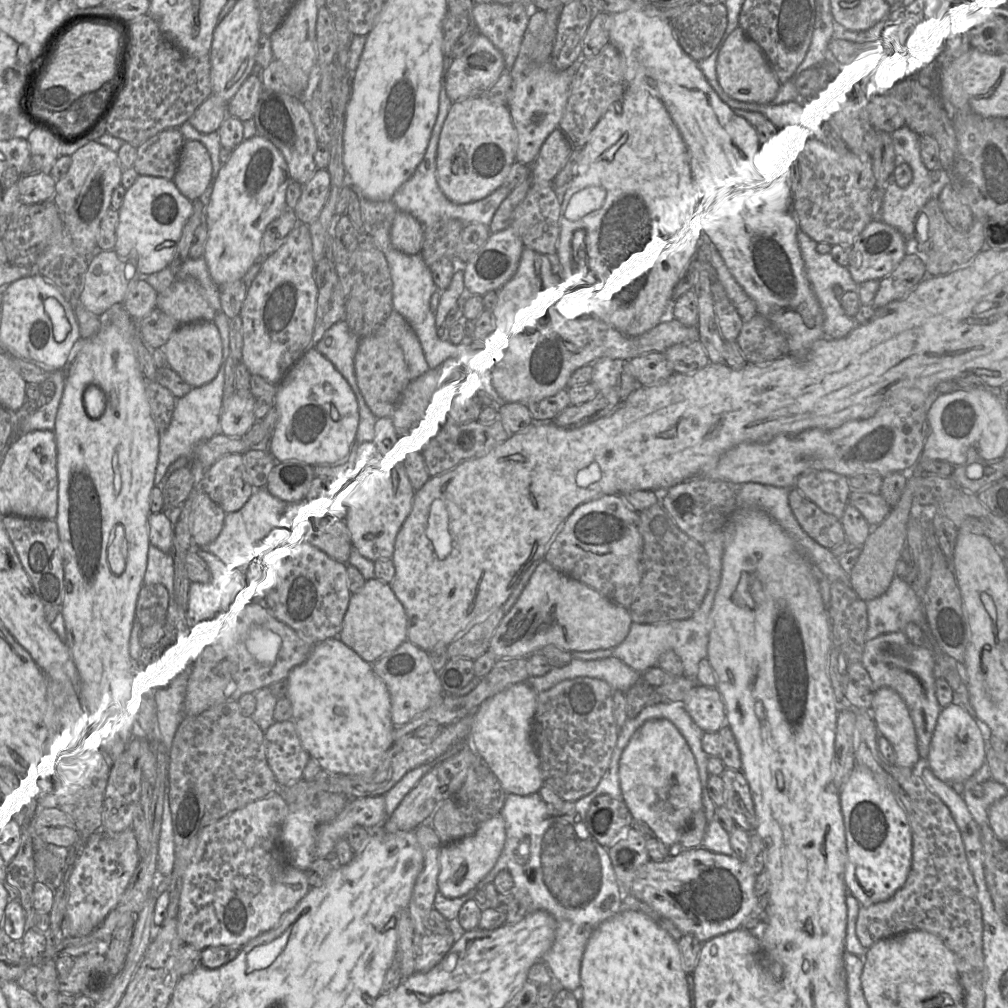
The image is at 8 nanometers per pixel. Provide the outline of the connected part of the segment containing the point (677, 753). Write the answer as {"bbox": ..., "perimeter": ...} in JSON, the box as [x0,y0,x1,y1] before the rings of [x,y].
{"bbox":[619,719,703,847],"perimeter":[[[667,719],[650,720],[633,734],[619,761],[619,781],[623,801],[634,820],[646,823],[655,836],[668,847],[678,847],[682,833],[694,815],[702,810],[703,787],[695,757],[672,722]]]}

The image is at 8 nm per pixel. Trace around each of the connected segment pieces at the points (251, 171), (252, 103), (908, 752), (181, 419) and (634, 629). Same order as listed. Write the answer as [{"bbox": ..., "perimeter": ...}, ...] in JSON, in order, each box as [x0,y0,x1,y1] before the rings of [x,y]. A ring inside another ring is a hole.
[{"bbox":[203,134,290,286],"perimeter":[[[257,134],[250,139],[244,139],[232,150],[230,159],[218,172],[206,207],[208,239],[203,257],[211,278],[218,286],[243,279],[250,267],[260,258],[261,239],[266,227],[287,208],[285,197],[290,181],[283,155],[268,139]]]},{"bbox":[228,68,264,121],"perimeter":[[[259,68],[251,74],[229,101],[228,116],[246,121],[253,119],[254,111],[264,87],[259,76]]]},{"bbox":[870,688,920,770],"perimeter":[[[892,688],[878,689],[870,712],[877,725],[880,736],[885,737],[894,748],[896,754],[895,765],[912,770],[918,763],[920,756],[917,748],[915,727],[902,697]]]},{"bbox":[154,312,229,489],"perimeter":[[[217,312],[213,322],[217,326],[223,347],[223,357],[220,369],[216,377],[209,383],[192,388],[183,397],[176,400],[171,422],[168,428],[160,434],[158,463],[155,471],[154,485],[164,489],[162,478],[165,476],[169,466],[180,457],[192,456],[195,447],[220,433],[220,412],[224,397],[224,372],[226,359],[229,356],[229,318],[222,312]]]},{"bbox":[613,533,724,680],"perimeter":[[[714,533],[703,547],[708,557],[709,584],[700,608],[687,620],[658,622],[654,624],[632,623],[629,633],[624,641],[613,649],[613,656],[620,659],[638,673],[658,667],[660,657],[667,650],[673,650],[681,659],[684,666],[684,676],[695,680],[699,663],[708,656],[708,643],[710,634],[710,616],[714,599],[720,584],[722,572],[722,559],[724,554],[724,533]]]}]

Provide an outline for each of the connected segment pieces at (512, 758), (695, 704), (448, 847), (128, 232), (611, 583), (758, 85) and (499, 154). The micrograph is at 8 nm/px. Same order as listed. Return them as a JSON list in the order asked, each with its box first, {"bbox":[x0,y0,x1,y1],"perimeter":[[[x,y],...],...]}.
[{"bbox":[466,683,543,796],"perimeter":[[[526,683],[514,684],[482,703],[473,713],[473,723],[466,740],[500,781],[508,793],[527,796],[538,793],[543,784],[540,762],[532,740],[532,724],[538,693]]]},{"bbox":[682,685,728,733],"perimeter":[[[697,685],[688,693],[682,705],[704,733],[717,733],[728,726],[726,705],[717,688]]]},{"bbox":[438,814,506,898],"perimeter":[[[498,814],[483,822],[474,834],[443,844],[439,853],[438,891],[447,898],[457,898],[471,891],[494,867],[506,840],[506,824]]]},{"bbox":[113,175,192,275],"perimeter":[[[138,175],[134,184],[126,189],[122,205],[118,210],[119,222],[113,250],[124,262],[134,263],[139,275],[161,271],[171,263],[181,237],[182,229],[192,213],[192,201],[178,190],[172,180],[162,177]]]},{"bbox":[544,494,642,611],"perimeter":[[[609,494],[580,504],[571,512],[551,541],[544,560],[561,573],[595,589],[629,611],[630,603],[634,603],[639,595],[642,549],[639,513],[625,503],[621,494]]]},{"bbox":[716,27,780,105],"perimeter":[[[740,27],[729,35],[722,47],[716,72],[722,89],[740,102],[768,105],[774,101],[780,89],[780,83],[762,49]]]},{"bbox":[436,97,517,204],"perimeter":[[[473,97],[454,102],[439,136],[436,155],[436,179],[447,199],[455,204],[479,201],[500,188],[516,162],[517,132],[508,105],[497,104],[486,97]]]}]

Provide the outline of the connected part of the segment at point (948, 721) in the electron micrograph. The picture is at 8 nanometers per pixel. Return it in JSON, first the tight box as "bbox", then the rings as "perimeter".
{"bbox":[927,704,987,783],"perimeter":[[[951,704],[942,708],[932,735],[927,766],[945,783],[964,782],[986,763],[987,741],[975,717],[960,706]]]}

